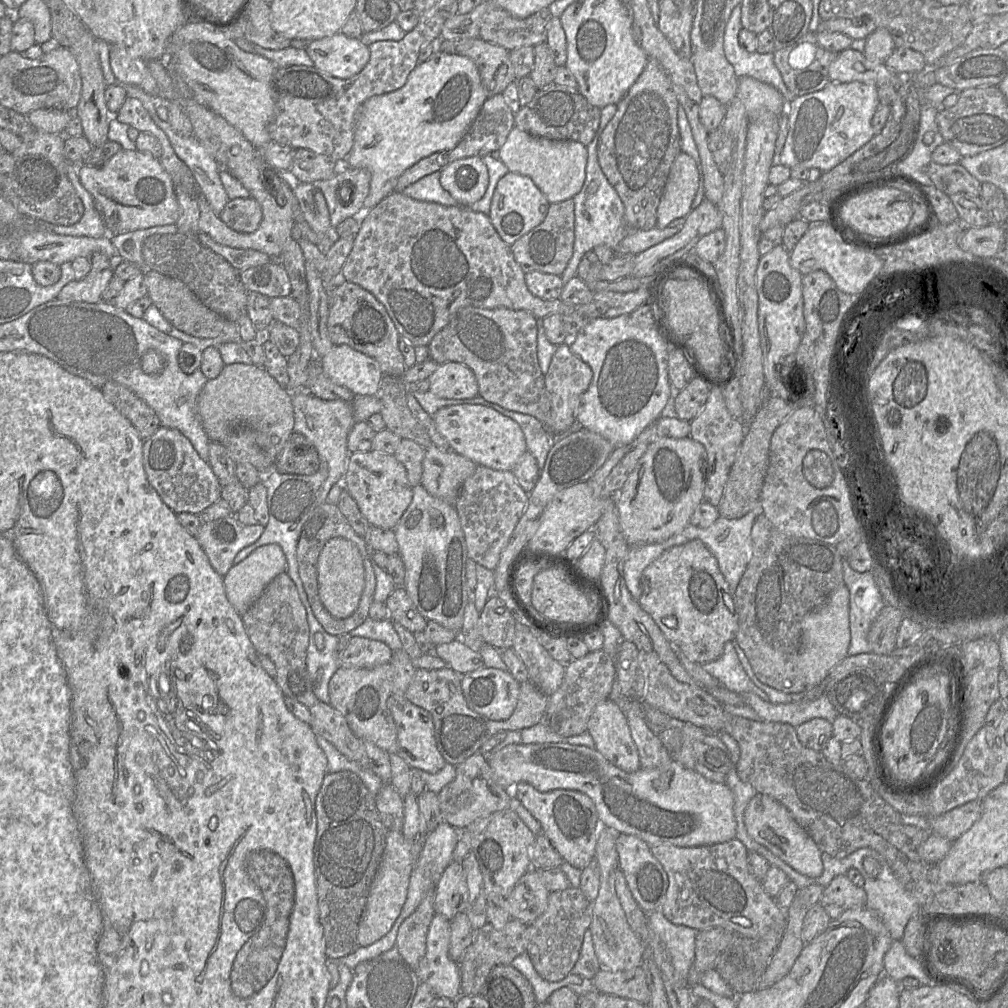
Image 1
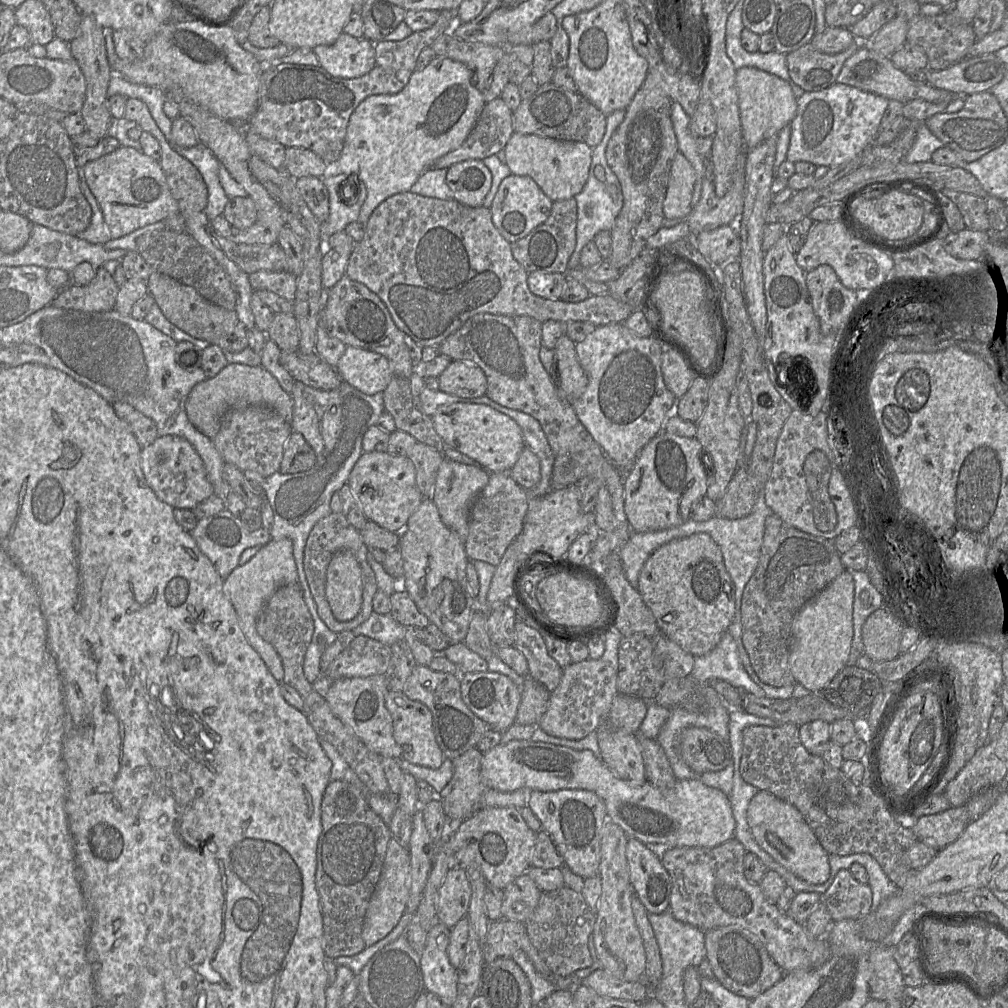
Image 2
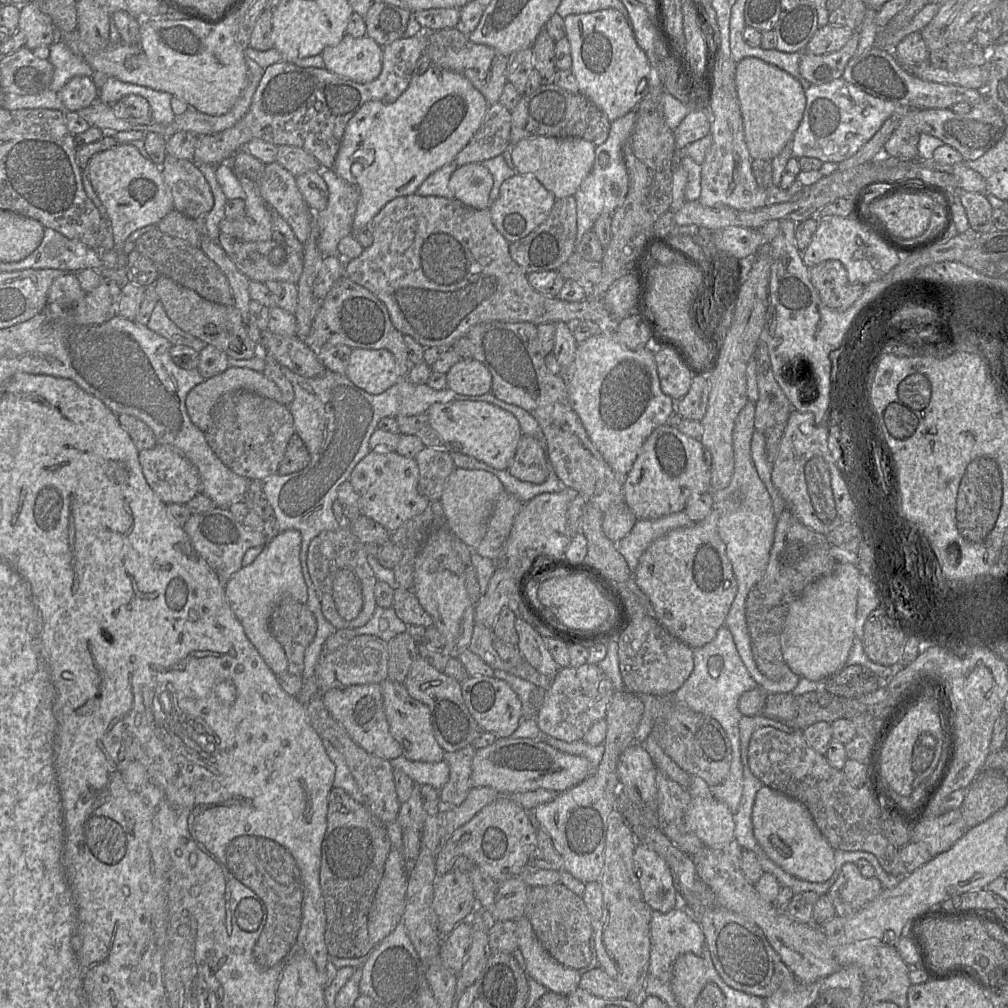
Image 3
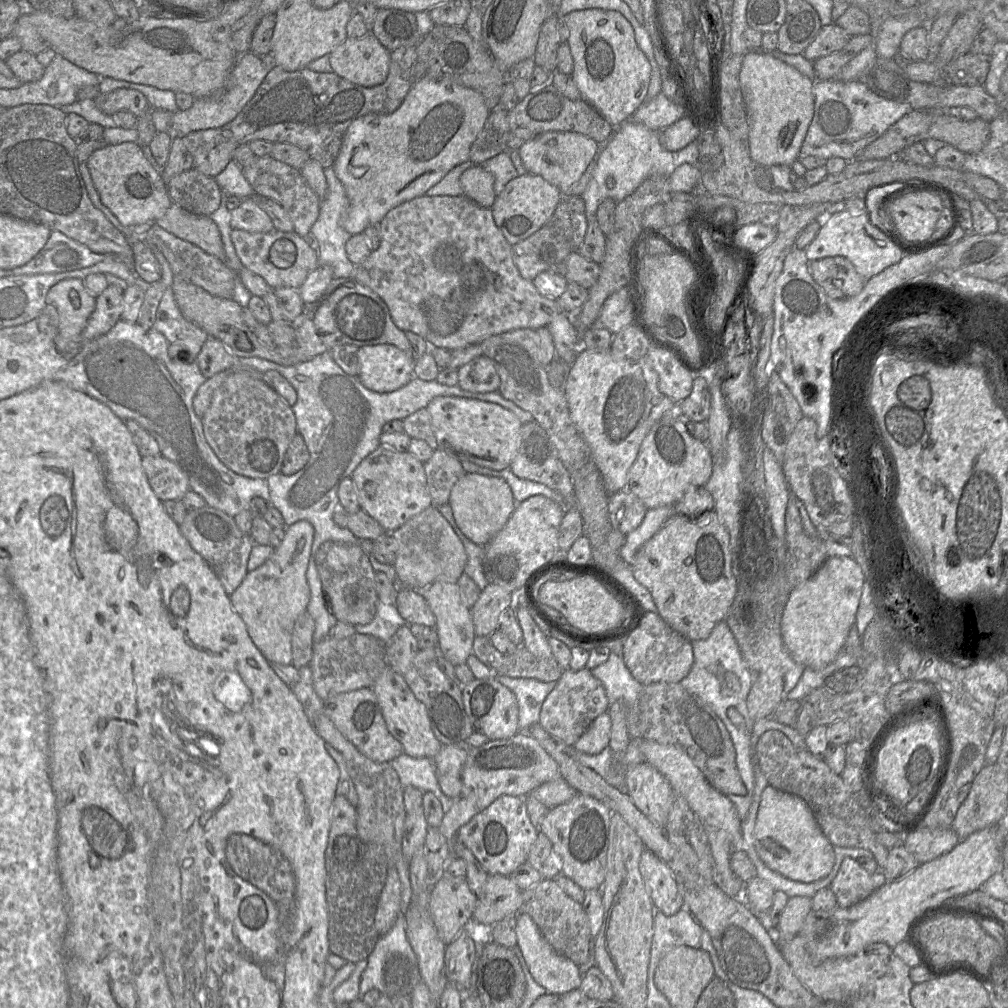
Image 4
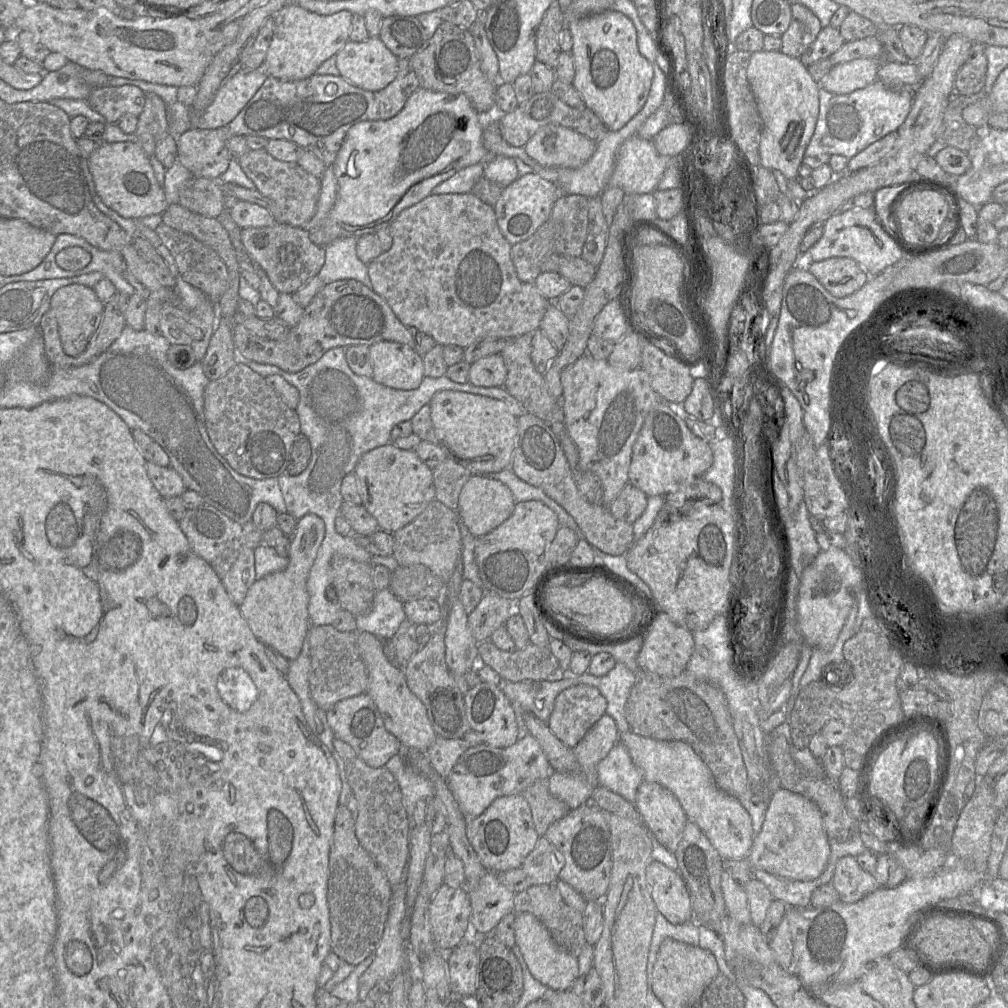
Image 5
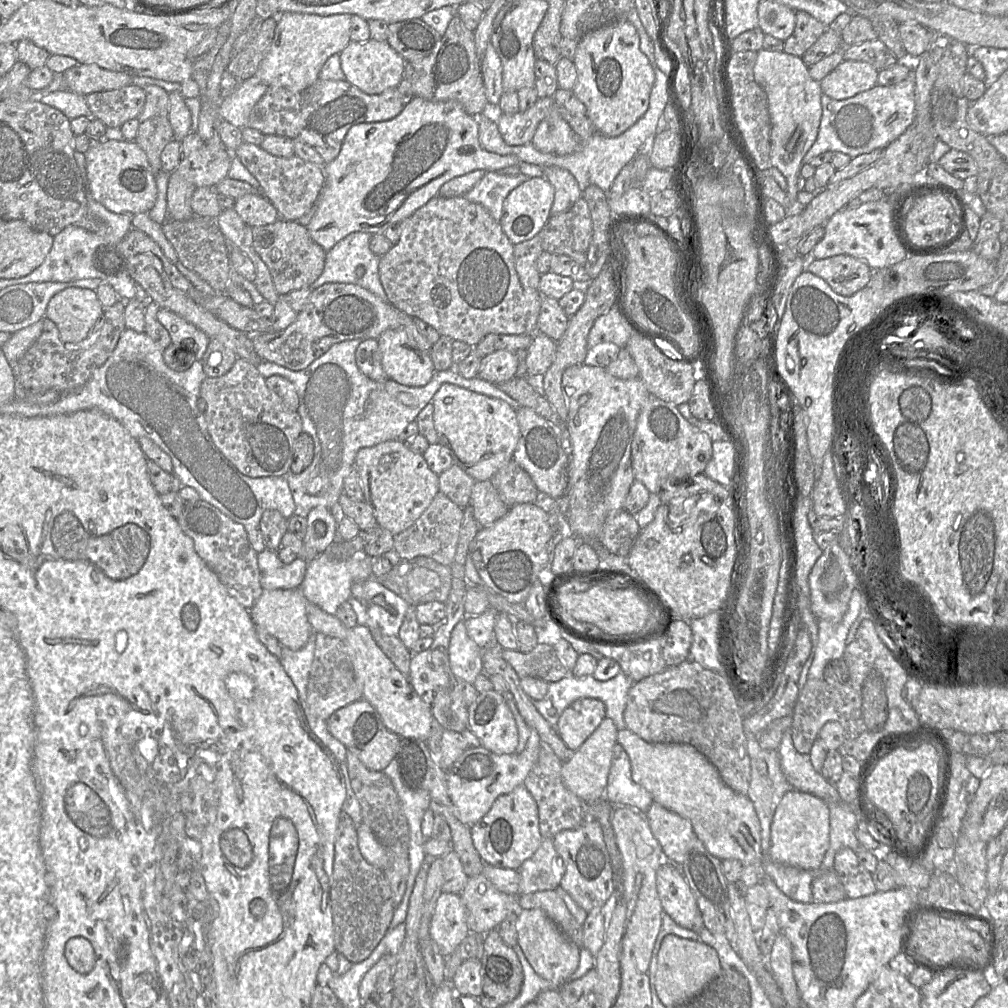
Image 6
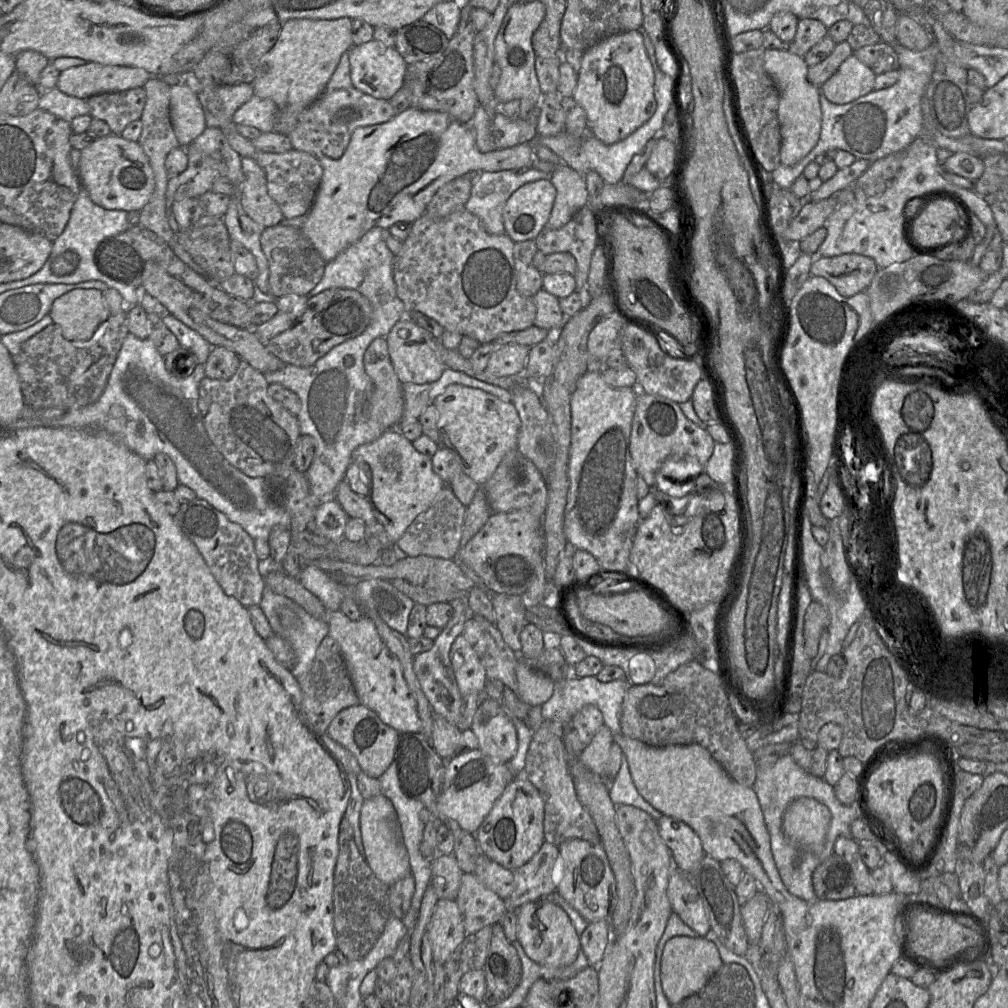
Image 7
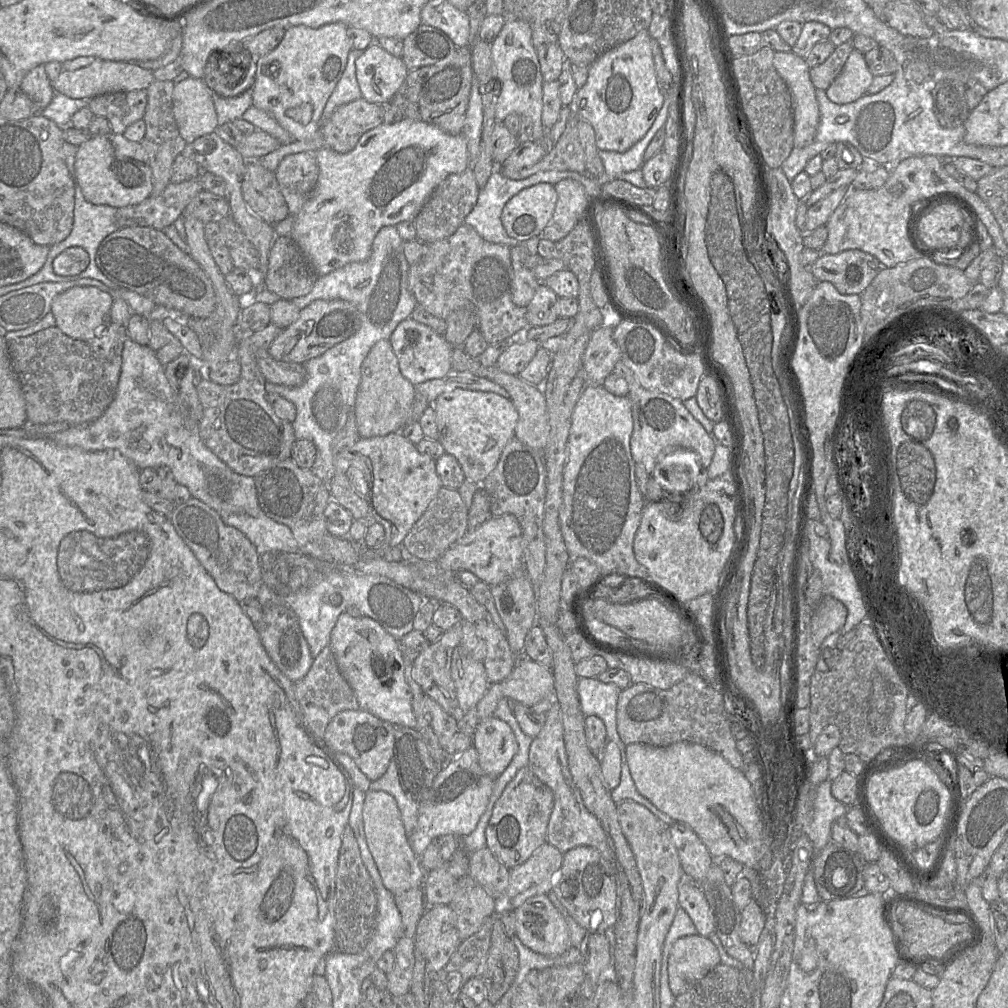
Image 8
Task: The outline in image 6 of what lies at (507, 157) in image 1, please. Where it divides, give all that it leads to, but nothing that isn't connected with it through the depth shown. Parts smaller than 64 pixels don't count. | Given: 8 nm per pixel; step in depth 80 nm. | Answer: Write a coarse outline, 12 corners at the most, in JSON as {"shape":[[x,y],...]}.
{"shape":[[557,110],[531,141],[540,152],[566,155],[581,140]]}

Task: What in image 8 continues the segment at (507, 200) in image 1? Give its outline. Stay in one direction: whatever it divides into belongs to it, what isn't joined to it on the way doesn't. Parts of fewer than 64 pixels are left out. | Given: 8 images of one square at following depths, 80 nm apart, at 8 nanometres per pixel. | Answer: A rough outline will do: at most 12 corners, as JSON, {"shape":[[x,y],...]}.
{"shape":[[550,183],[524,188],[503,207],[509,237],[539,236],[556,206]]}

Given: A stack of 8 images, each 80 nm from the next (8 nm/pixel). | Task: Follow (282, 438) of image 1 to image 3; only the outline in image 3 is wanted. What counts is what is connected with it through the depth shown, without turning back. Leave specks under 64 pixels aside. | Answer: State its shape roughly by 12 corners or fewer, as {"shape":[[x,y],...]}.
{"shape":[[229,367],[196,385],[185,405],[202,432],[212,423],[220,397],[250,391],[285,404],[281,390],[264,373]]}

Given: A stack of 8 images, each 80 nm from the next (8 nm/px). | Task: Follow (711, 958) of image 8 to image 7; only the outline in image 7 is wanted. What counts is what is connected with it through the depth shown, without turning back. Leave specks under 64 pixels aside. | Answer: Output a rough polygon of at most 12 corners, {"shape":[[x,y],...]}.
{"shape":[[675,936],[660,978],[670,1005],[702,990],[722,965],[705,937]]}

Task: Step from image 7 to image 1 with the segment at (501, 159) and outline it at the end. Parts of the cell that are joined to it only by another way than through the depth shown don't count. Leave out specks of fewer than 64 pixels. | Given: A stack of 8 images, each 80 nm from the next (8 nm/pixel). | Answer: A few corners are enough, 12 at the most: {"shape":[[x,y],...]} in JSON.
{"shape":[[435,51],[359,109],[346,166],[363,213],[453,149],[486,98],[474,61]]}

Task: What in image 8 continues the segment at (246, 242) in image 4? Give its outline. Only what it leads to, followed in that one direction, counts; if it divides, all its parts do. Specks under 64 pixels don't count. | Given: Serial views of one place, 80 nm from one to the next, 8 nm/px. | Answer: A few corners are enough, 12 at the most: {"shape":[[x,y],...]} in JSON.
{"shape":[[276,236],[264,287],[287,300],[318,276],[290,236]]}

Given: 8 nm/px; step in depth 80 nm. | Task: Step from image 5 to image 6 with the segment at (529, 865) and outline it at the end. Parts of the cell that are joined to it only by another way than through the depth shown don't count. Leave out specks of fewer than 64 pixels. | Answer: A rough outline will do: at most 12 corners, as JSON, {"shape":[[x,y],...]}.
{"shape":[[543,839],[518,871],[518,895],[556,890],[563,859]]}

